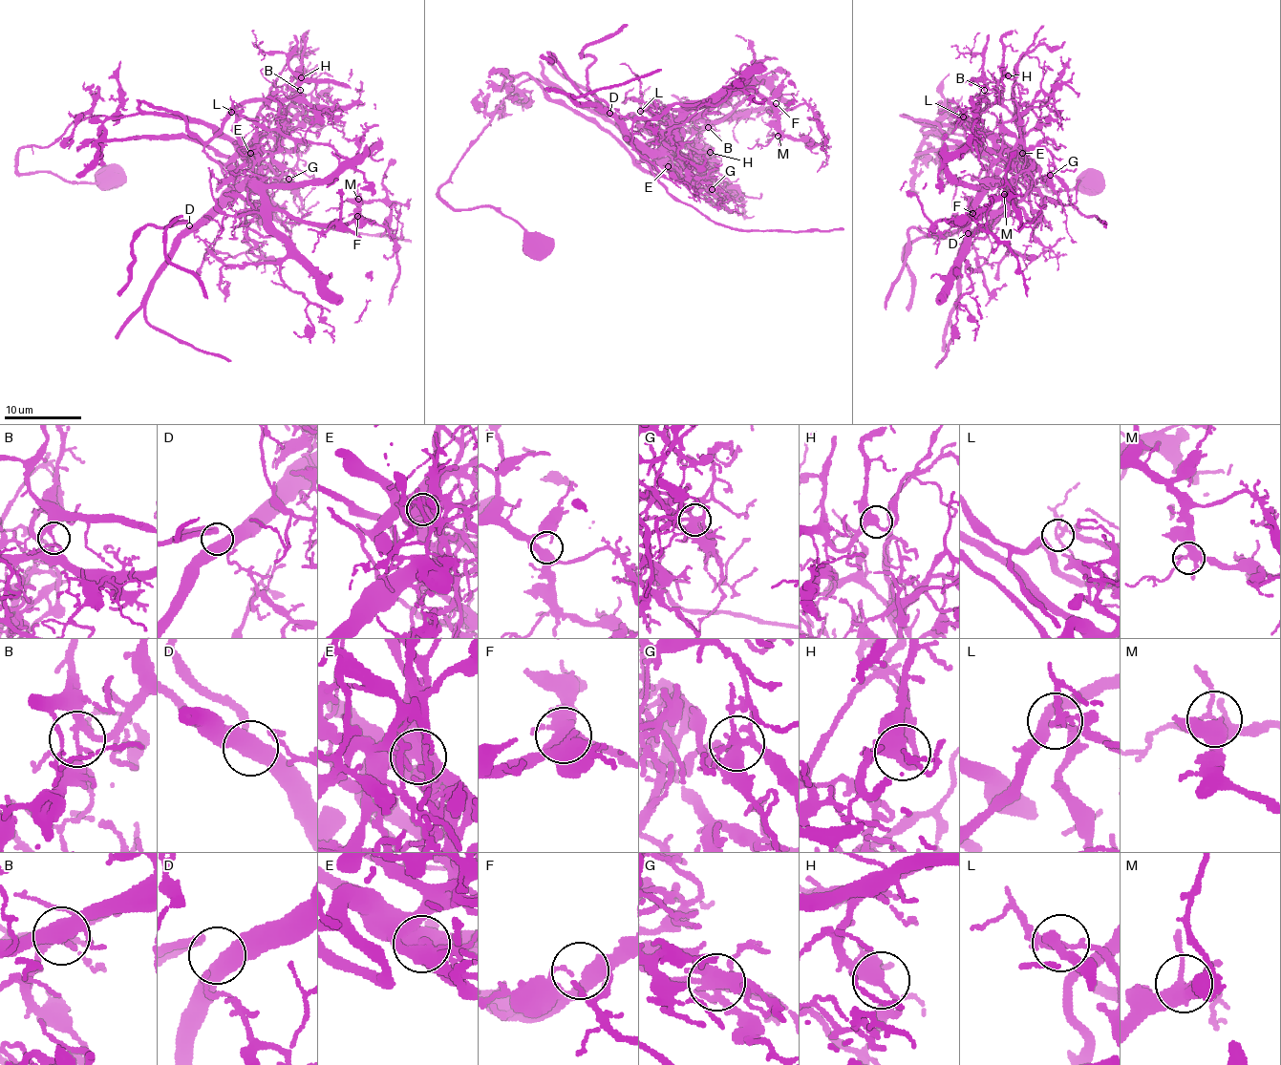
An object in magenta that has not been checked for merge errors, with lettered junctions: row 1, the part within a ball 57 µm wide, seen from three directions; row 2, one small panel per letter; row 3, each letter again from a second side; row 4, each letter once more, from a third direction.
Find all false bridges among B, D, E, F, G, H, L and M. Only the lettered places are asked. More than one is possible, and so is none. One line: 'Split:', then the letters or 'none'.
Split: B, E, G, L

